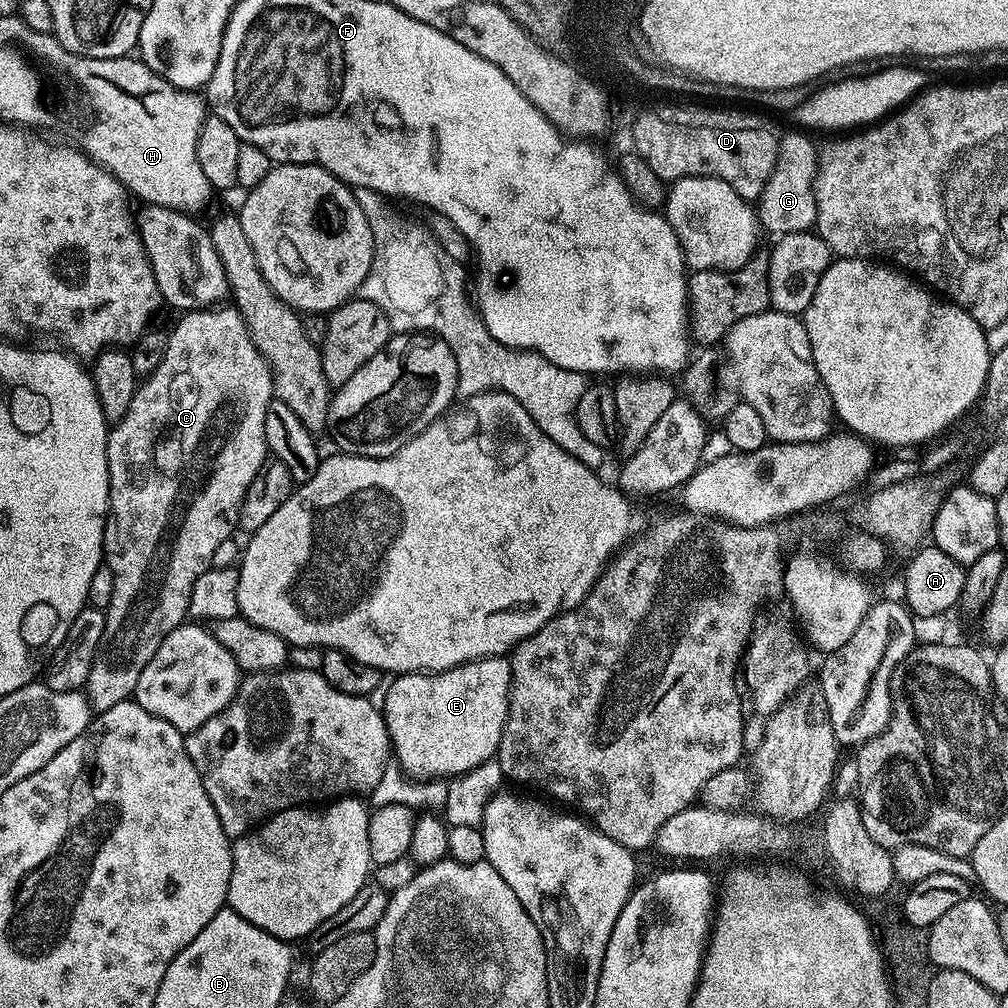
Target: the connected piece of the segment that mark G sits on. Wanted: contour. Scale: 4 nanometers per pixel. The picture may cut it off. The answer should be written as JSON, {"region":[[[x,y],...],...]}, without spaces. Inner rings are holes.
{"region":[[[794,130],[796,132],[788,132],[785,136],[781,135],[778,140],[778,154],[776,155],[776,161],[774,162],[774,170],[770,174],[770,178],[766,182],[766,186],[762,190],[758,201],[758,223],[765,233],[773,232],[773,237],[779,238],[786,234],[794,234],[795,232],[806,232],[809,231],[816,223],[816,162],[818,159],[818,148],[817,145],[812,145],[812,140],[803,131]]]}

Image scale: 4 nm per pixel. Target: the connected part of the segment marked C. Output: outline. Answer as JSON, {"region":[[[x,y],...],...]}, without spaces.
{"region":[[[220,306],[215,310],[188,310],[181,315],[184,317],[168,332],[168,349],[166,358],[162,358],[162,366],[158,366],[137,387],[134,402],[130,402],[130,410],[126,410],[126,418],[111,425],[108,433],[108,506],[111,527],[116,527],[116,549],[107,553],[106,566],[114,574],[114,598],[110,598],[110,606],[104,612],[102,642],[98,642],[88,681],[83,687],[88,698],[88,707],[96,714],[110,710],[110,706],[118,706],[118,702],[129,699],[135,693],[138,678],[142,675],[142,670],[146,670],[146,662],[154,658],[154,650],[162,646],[166,634],[185,623],[190,606],[190,590],[194,590],[194,582],[198,582],[198,578],[202,578],[202,574],[206,574],[206,570],[212,567],[214,549],[221,542],[233,539],[235,532],[232,531],[237,531],[240,522],[242,498],[246,498],[250,482],[254,482],[264,461],[270,456],[266,442],[266,410],[274,399],[272,371],[254,346],[240,313],[235,307],[224,307]]]}

